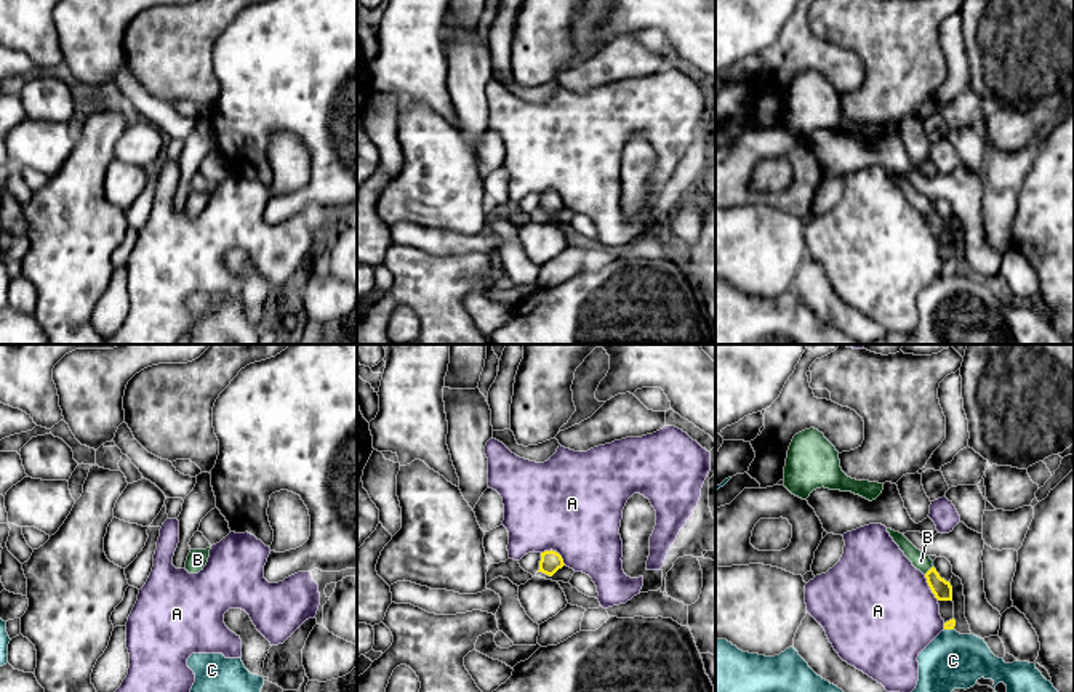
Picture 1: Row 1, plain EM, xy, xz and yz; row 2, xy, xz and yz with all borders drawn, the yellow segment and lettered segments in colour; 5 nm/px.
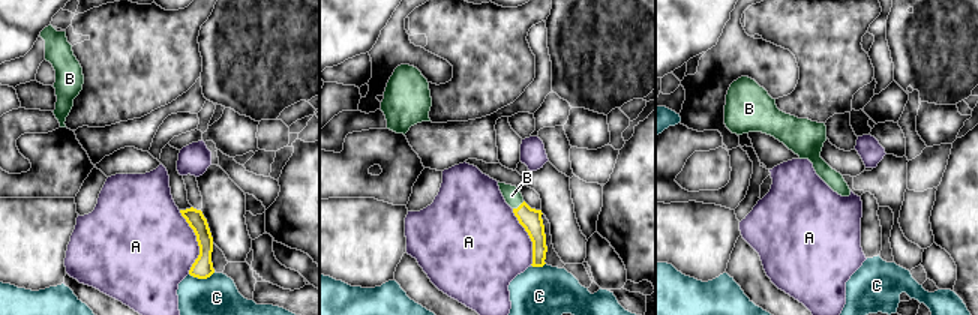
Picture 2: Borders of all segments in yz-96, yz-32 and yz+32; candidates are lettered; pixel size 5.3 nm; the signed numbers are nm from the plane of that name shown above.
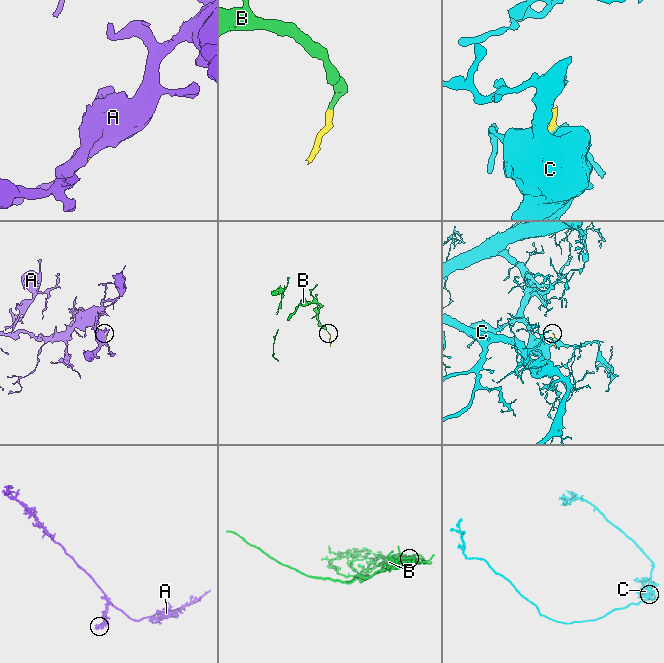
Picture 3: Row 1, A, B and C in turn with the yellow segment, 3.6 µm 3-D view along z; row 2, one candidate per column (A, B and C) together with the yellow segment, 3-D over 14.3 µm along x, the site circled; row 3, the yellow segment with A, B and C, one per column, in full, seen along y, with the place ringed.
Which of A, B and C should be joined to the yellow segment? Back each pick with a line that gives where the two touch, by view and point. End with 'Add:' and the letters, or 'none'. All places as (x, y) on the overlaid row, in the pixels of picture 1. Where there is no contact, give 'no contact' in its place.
B: yz (929, 571)
Add: B

